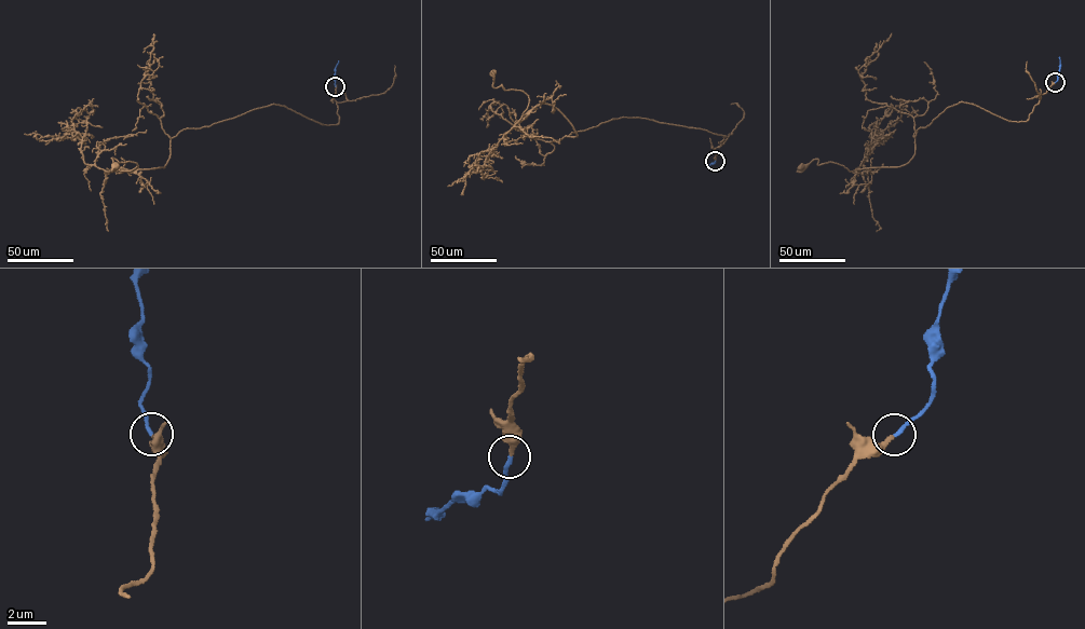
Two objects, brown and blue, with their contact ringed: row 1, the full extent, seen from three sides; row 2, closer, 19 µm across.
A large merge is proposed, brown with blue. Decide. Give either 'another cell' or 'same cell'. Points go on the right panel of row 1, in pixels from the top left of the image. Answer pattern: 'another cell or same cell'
same cell

